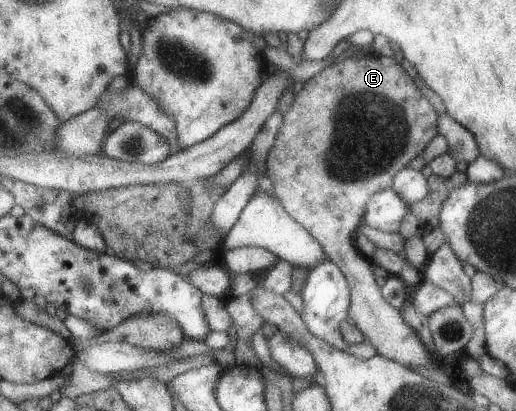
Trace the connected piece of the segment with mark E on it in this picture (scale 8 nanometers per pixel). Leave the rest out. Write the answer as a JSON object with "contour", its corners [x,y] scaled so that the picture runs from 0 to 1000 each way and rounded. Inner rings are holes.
{"contour":[[[713,129],[711,136],[694,131],[690,139],[682,136],[667,144],[649,141],[641,148],[645,151],[643,158],[640,153],[640,161],[636,158],[636,163],[622,170],[618,180],[612,180],[593,202],[591,214],[576,231],[576,243],[568,263],[558,270],[558,275],[552,275],[550,309],[539,331],[537,355],[527,365],[521,382],[519,426],[531,438],[535,472],[547,487],[547,494],[550,494],[554,509],[558,509],[581,543],[587,543],[605,564],[605,572],[624,591],[638,630],[651,637],[651,645],[672,679],[680,713],[674,776],[686,783],[686,791],[703,810],[711,839],[721,839],[729,847],[731,859],[740,869],[775,881],[779,888],[851,898],[851,888],[855,888],[853,869],[847,871],[835,864],[826,849],[826,842],[818,835],[816,820],[808,813],[808,805],[783,781],[775,757],[760,747],[748,727],[742,727],[738,698],[733,696],[729,674],[721,662],[727,647],[725,637],[702,618],[690,594],[696,547],[705,540],[713,489],[717,489],[727,470],[760,457],[762,440],[773,416],[785,409],[797,387],[816,377],[829,348],[833,348],[833,341],[851,324],[851,275],[845,273],[845,265],[833,253],[826,234],[814,224],[814,217],[806,212],[800,187],[791,182],[791,175],[779,165],[779,156],[766,146],[764,139],[740,136],[733,129]]]}

